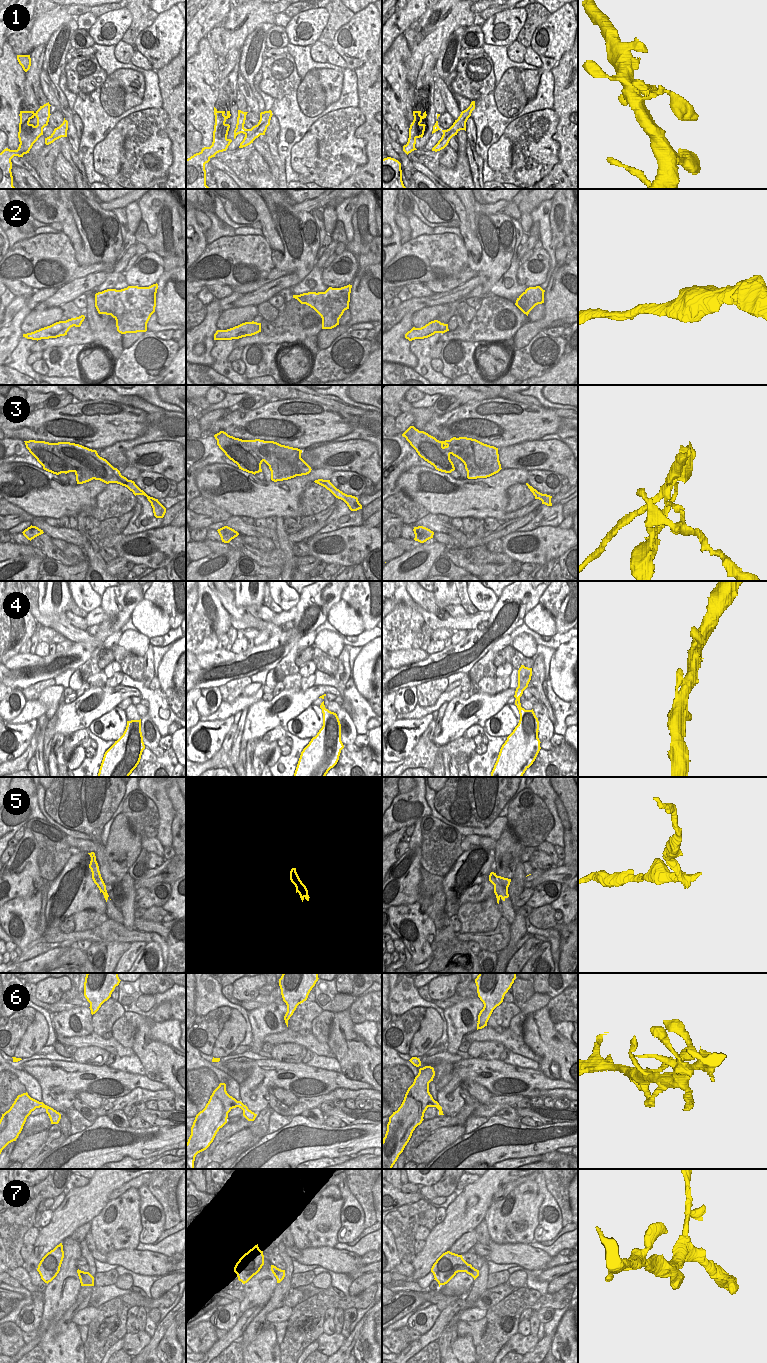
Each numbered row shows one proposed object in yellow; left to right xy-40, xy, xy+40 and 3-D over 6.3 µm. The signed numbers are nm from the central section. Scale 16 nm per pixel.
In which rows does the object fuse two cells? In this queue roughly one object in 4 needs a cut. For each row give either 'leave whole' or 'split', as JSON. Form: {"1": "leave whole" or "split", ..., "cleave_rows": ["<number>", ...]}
{"1": "leave whole", "2": "leave whole", "3": "split", "4": "leave whole", "5": "split", "6": "leave whole", "7": "leave whole", "cleave_rows": ["3", "5"]}

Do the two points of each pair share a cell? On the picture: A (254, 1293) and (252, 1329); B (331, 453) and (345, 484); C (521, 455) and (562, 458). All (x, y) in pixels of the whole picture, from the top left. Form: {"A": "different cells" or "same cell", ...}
{"A": "different cells", "B": "different cells", "C": "same cell"}

